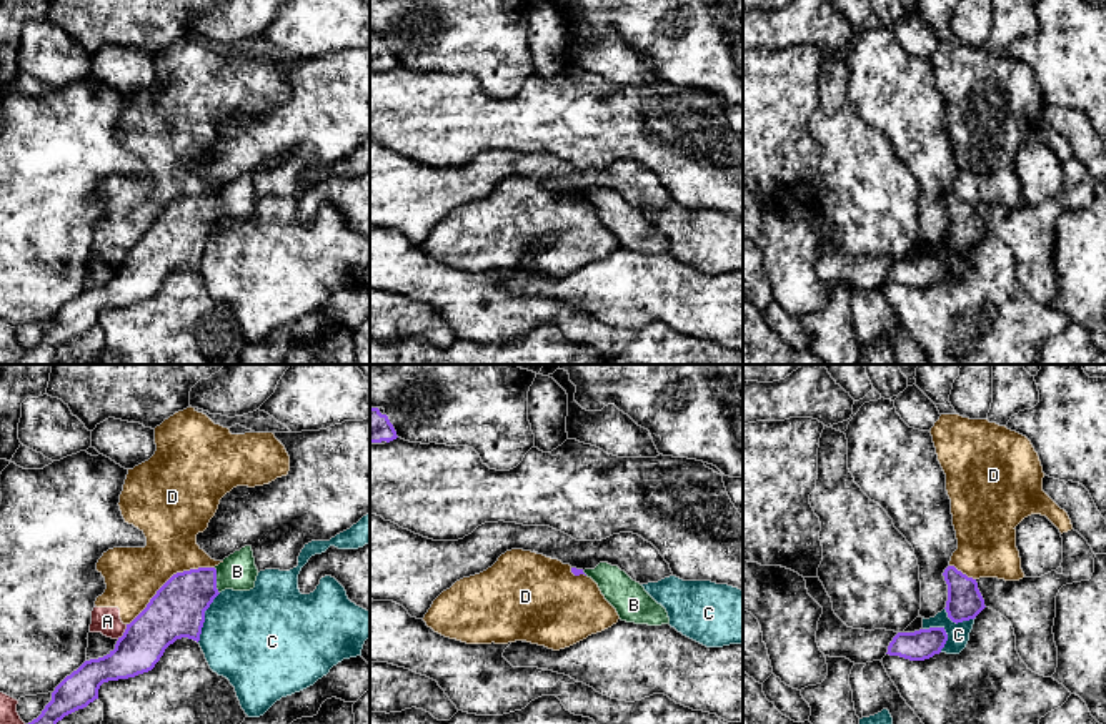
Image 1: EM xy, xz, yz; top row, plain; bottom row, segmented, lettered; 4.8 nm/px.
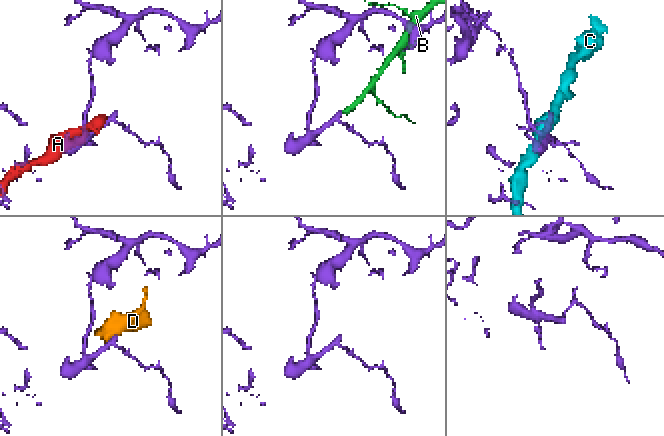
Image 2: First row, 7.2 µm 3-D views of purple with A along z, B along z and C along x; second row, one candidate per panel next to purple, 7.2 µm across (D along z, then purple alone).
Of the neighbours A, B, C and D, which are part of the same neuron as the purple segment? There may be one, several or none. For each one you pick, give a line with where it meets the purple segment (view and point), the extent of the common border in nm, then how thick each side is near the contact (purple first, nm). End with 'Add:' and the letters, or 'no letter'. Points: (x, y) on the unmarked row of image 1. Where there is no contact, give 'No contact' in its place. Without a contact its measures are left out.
B: Touches purple at xy (215, 208). Shared border 130 nm. Thickness 260 nm (purple) against 170 nm
Add: B

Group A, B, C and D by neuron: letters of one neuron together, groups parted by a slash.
A D / B / C

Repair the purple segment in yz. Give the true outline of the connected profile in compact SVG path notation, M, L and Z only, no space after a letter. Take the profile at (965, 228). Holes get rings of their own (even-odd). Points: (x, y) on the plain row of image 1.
M948 193L943 200L948 211L946 240L953 250L974 246L986 233L978 216L978 210L968 205L954 193Z

